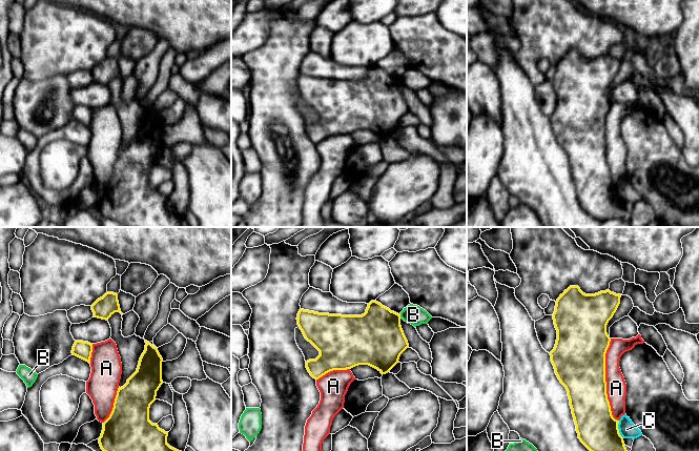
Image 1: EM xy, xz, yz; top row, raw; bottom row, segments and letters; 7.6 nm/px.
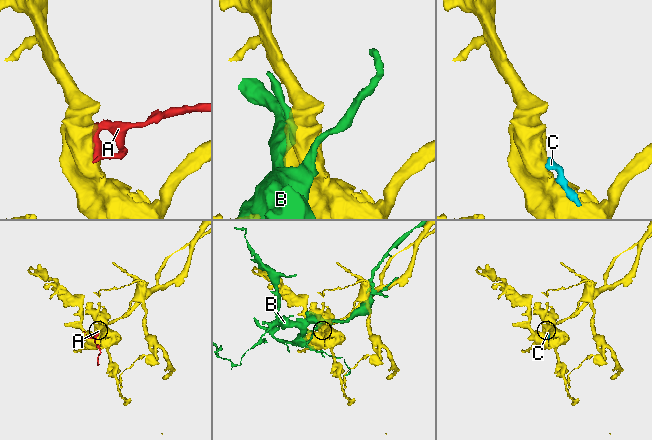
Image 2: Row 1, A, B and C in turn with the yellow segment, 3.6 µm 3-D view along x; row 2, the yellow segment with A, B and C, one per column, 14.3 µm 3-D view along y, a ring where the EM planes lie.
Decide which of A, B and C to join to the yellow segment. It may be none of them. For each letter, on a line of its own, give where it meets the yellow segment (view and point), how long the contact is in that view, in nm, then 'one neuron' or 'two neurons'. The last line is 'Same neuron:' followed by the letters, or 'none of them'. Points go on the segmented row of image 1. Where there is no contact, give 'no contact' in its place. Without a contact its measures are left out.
A: yz (604, 381) | 650 nm | two neurons
B: xz (399, 316) | 40 nm | two neurons
C: yz (618, 429) | 140 nm | two neurons
Same neuron: none of them

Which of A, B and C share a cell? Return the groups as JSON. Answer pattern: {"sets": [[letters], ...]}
{"sets": [["A"], ["B"], ["C"]]}

